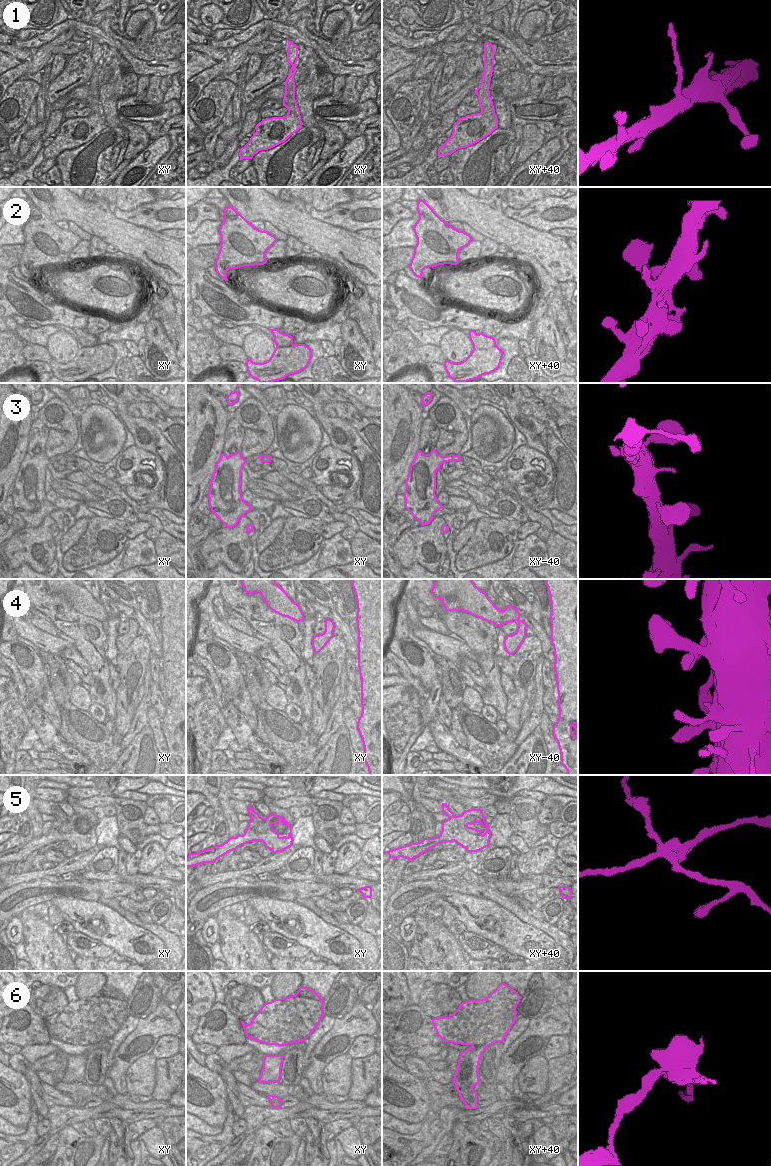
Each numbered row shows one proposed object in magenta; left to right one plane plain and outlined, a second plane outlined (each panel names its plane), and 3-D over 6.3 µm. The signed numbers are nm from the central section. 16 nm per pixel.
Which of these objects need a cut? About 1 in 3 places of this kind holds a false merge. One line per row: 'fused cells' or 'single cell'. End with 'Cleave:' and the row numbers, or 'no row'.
1: fused cells
2: single cell
3: single cell
4: single cell
5: fused cells
6: fused cells
Cleave: 1, 5, 6

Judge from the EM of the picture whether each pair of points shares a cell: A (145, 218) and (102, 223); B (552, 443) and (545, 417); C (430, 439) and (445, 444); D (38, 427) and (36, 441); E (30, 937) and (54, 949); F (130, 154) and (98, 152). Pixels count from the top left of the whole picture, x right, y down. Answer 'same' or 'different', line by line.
A: different
B: different
C: different
D: same
E: same
F: different

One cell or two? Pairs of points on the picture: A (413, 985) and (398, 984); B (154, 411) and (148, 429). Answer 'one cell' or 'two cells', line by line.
A: two cells
B: two cells

